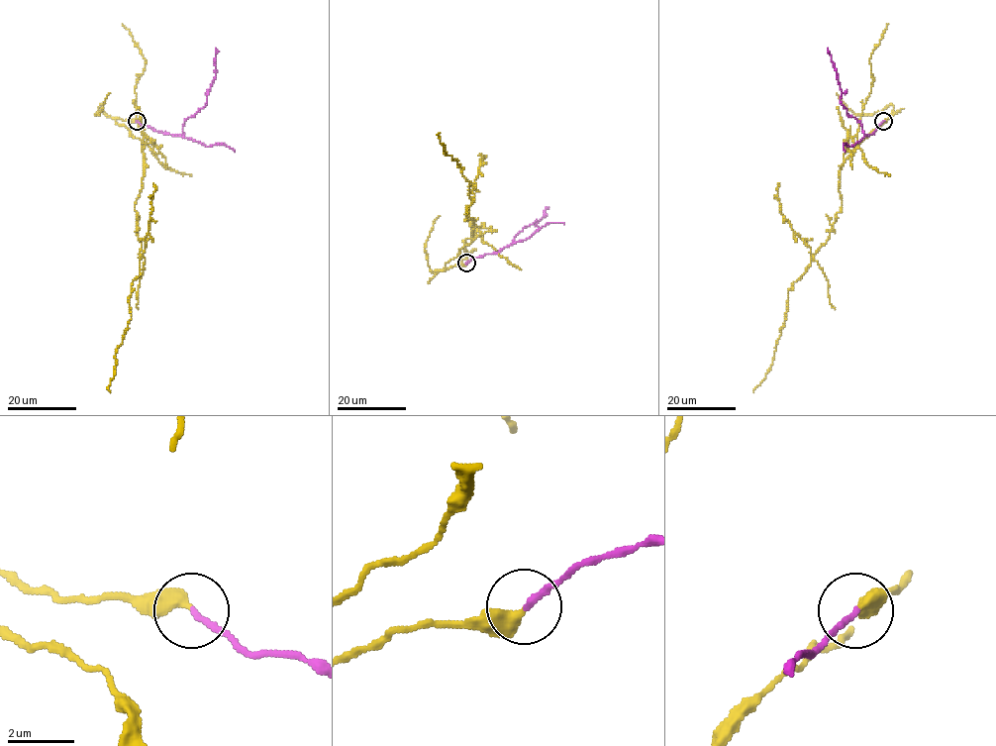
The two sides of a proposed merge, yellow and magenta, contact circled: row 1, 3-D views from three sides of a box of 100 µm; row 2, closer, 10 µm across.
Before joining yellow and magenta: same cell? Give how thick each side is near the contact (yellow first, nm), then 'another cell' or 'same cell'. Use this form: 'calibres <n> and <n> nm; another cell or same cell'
calibres 380 and 190 nm; another cell

